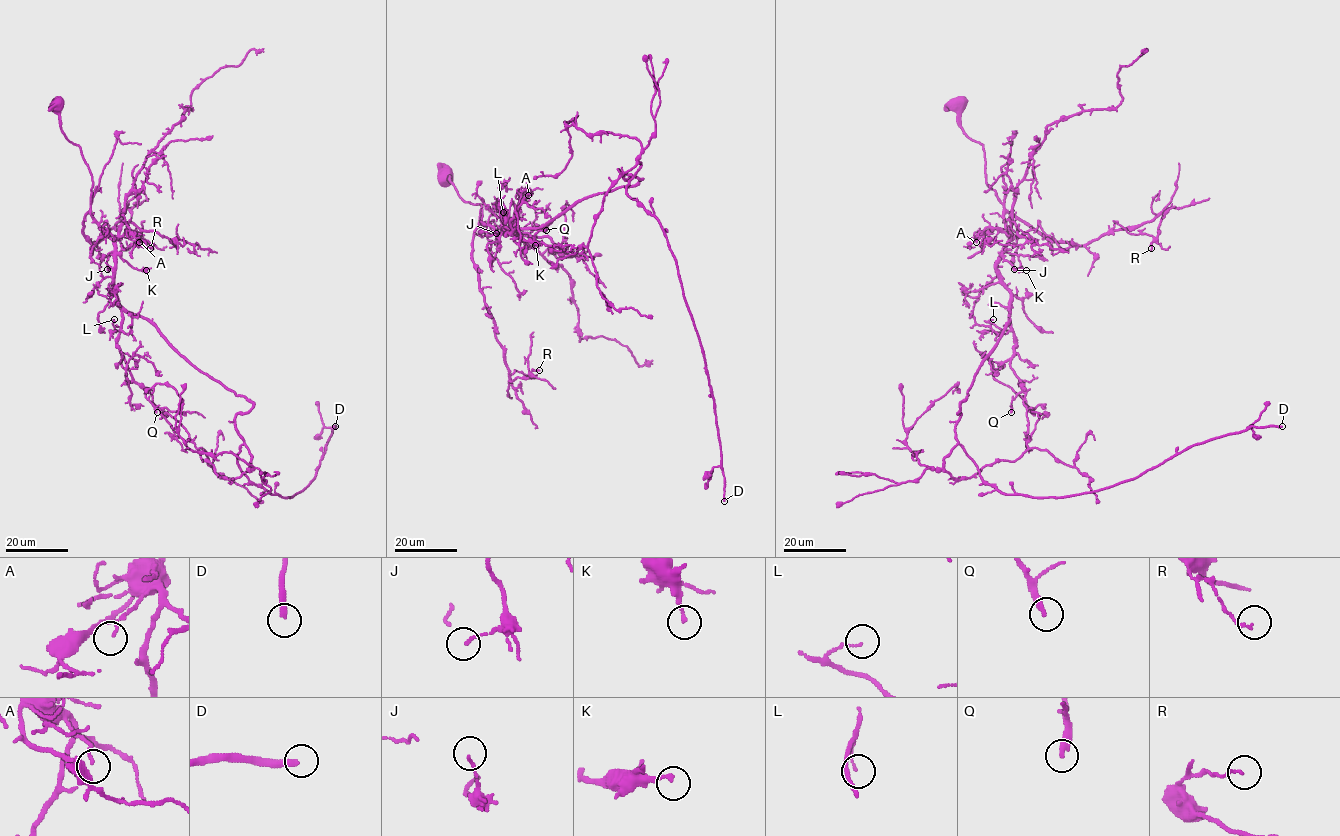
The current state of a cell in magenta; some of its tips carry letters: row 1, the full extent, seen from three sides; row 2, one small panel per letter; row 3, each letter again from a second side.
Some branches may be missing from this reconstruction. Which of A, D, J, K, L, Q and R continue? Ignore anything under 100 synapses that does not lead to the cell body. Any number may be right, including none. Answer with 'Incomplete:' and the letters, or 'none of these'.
Incomplete: D

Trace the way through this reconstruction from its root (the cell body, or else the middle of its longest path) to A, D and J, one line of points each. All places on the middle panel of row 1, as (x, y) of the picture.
A: (444, 178), (465, 201), (481, 205), (480, 223), (497, 233), (514, 223), (518, 203), (528, 195)
D: (444, 178), (497, 233), (642, 179), (626, 192), (676, 262), (724, 501)
J: (444, 178), (465, 201), (481, 205), (480, 223), (497, 233), (503, 223), (495, 239), (496, 233)

